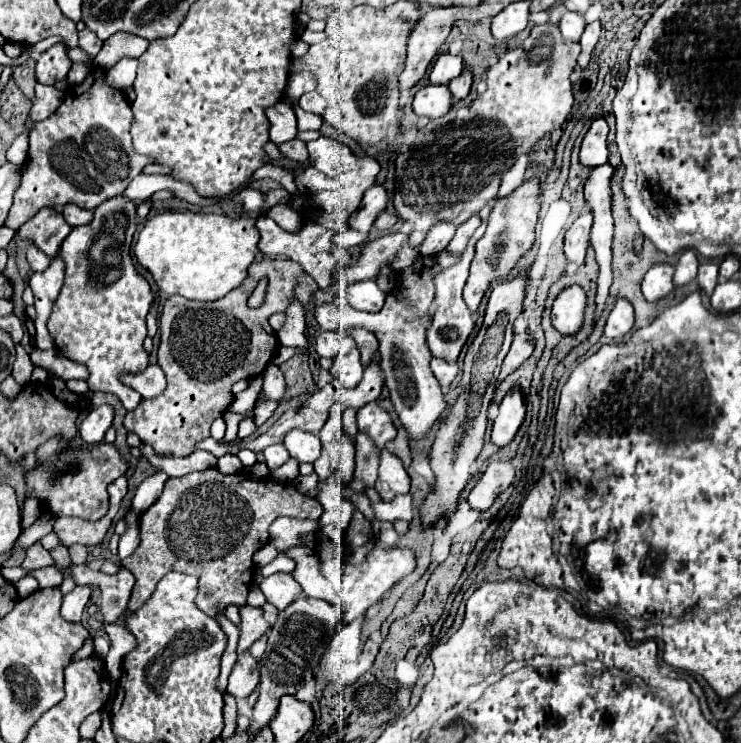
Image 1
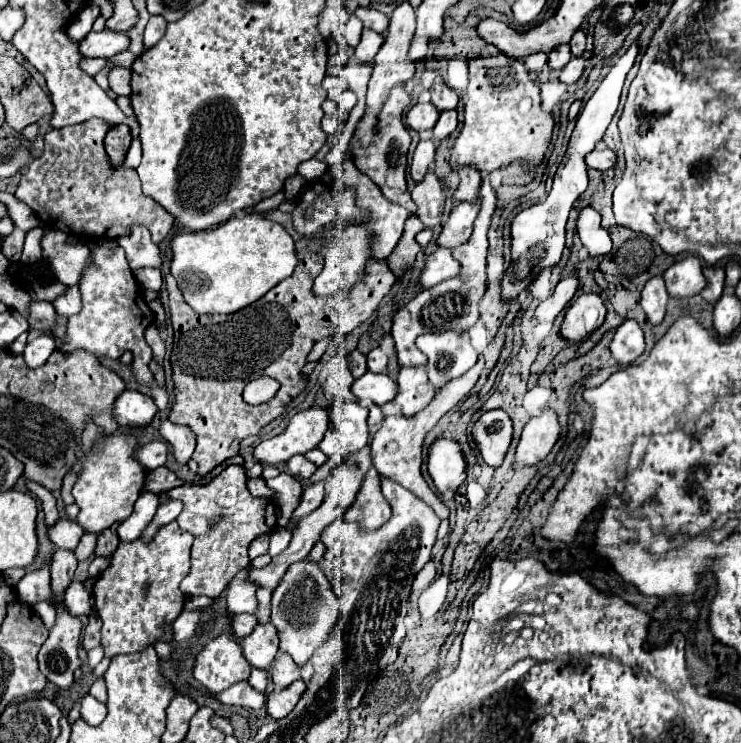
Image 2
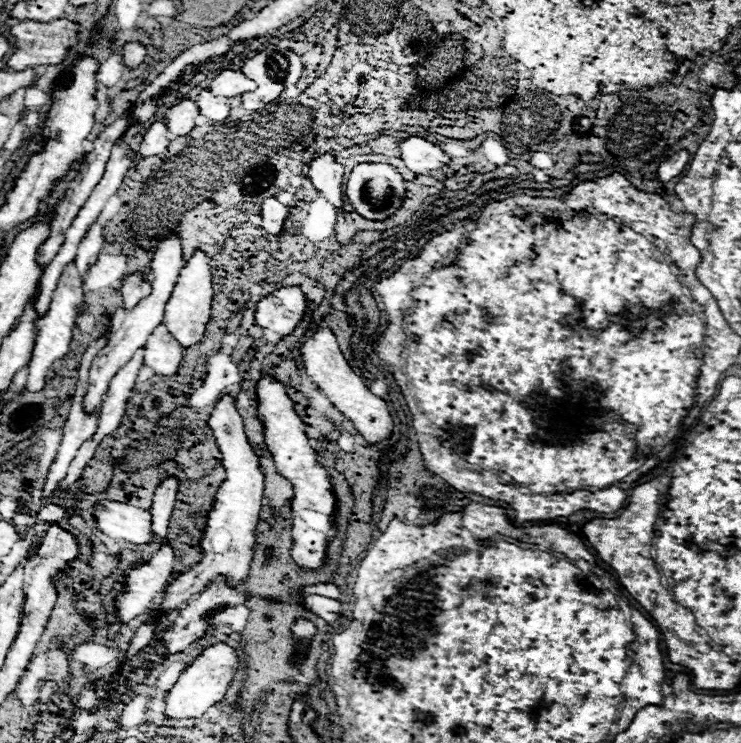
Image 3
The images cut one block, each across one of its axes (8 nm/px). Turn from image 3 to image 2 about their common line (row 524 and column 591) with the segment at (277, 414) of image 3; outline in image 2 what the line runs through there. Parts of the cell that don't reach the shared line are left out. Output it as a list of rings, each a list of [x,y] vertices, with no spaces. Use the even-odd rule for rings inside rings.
[[[580,294],[566,310],[562,322],[562,336],[570,342],[586,340],[594,330],[602,326],[606,318],[604,300],[598,294]]]

